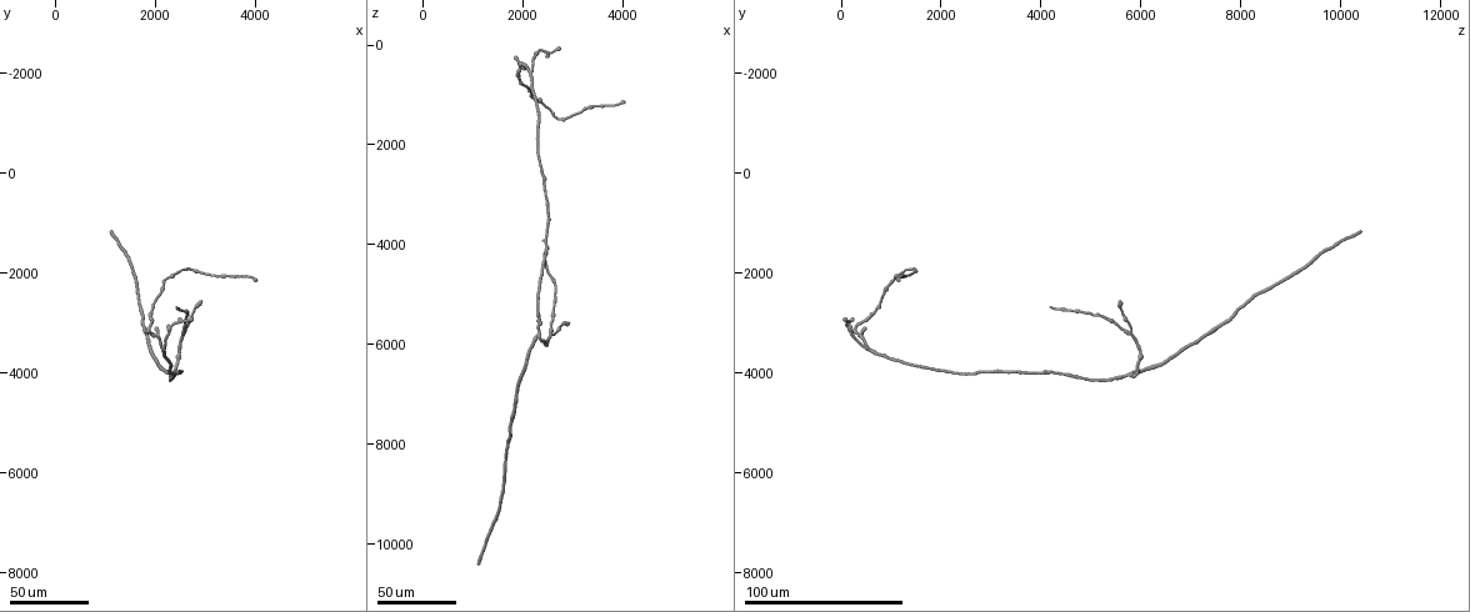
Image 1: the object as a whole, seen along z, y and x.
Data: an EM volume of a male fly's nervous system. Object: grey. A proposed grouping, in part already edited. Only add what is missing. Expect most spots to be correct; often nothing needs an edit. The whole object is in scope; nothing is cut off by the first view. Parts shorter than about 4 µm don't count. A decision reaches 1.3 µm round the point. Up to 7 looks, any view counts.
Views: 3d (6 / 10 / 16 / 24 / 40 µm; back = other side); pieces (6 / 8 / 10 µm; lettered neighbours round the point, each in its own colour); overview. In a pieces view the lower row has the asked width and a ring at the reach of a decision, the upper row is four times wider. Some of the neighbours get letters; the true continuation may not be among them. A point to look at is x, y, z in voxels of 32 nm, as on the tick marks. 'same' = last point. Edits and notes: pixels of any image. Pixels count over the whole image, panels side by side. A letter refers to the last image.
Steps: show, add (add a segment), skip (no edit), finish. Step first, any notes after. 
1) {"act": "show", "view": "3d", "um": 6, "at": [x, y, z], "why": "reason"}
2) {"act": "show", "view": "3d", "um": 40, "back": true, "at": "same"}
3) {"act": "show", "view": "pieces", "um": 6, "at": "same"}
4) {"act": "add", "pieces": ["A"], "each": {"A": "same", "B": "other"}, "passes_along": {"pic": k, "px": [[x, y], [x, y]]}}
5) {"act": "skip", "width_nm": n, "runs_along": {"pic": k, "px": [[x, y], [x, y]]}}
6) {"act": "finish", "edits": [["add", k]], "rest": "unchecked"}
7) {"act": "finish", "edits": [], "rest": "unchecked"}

{"act": "show", "view": "3d", "um": 40, "at": [2400, 2650, 4200], "why": "an open end"}

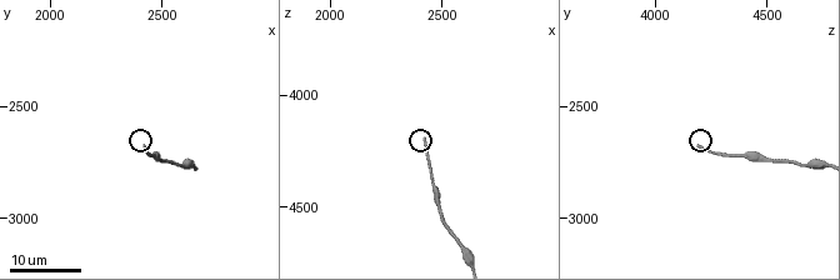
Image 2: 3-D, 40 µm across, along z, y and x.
{"act": "show", "view": "pieces", "um": 6, "at": [2420, 2690, 4200]}

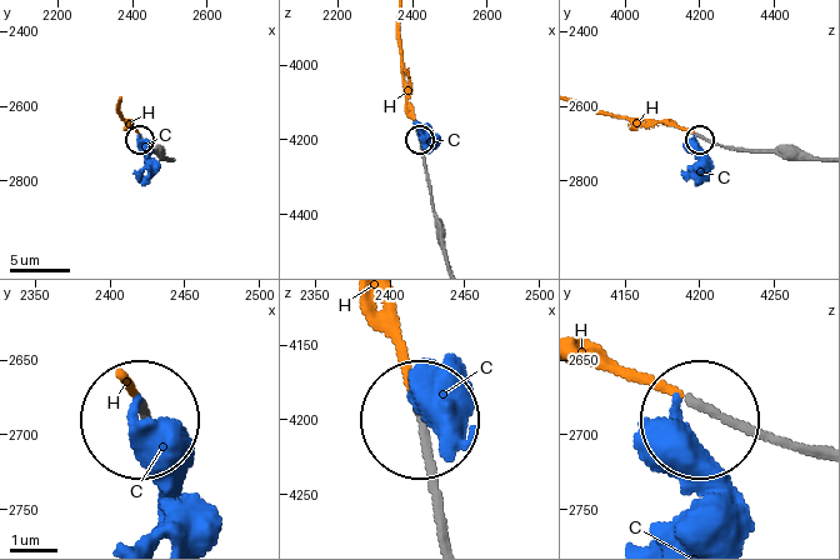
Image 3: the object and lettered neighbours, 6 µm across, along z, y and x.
{"act": "add", "pieces": ["H"], "each": {"C": "other", "H": "same"}, "passes_along": {"pic": 3, "px": [[444, 531], [388, 309]]}, "found": "the neuron continues"}

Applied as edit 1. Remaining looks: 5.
{"act": "show", "view": "3d", "um": 40, "at": [4050, 2100, 1150], "why": "end of a long branch"}

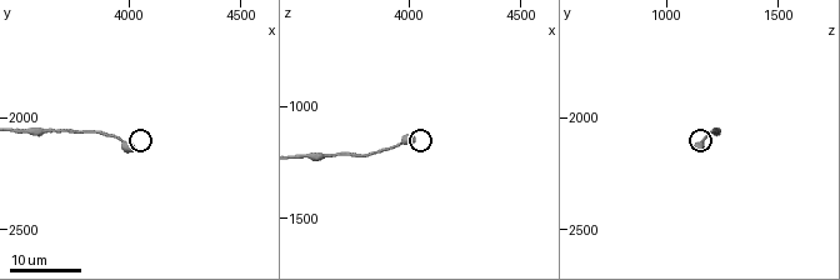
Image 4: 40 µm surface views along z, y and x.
{"act": "show", "view": "pieces", "um": 6, "at": [4010, 2140, 1140], "why": "what lies round it"}

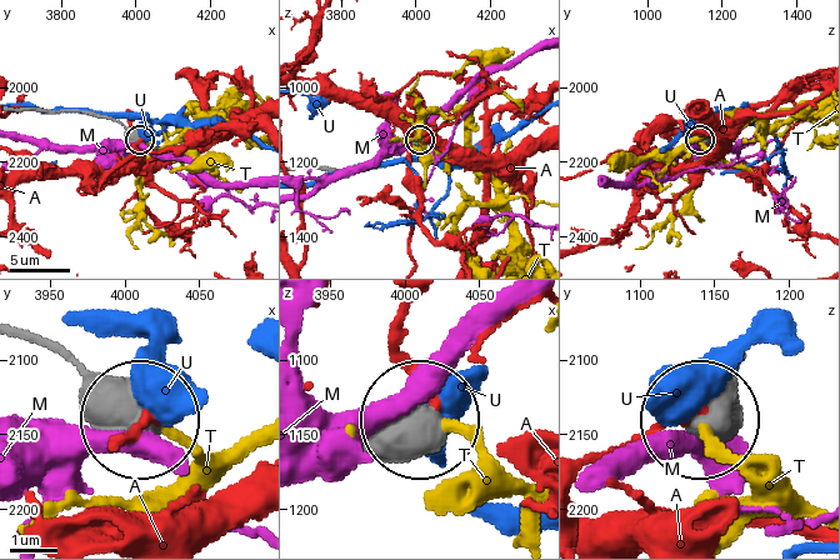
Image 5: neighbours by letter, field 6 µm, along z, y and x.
{"act": "skip", "each": {"A": "other", "M": "other", "T": "other", "U": "other"}, "found": "none of them fits"}

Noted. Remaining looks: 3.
{"act": "show", "view": "3d", "um": 24, "at": [2950, 2550, 5550], "why": "an open end"}

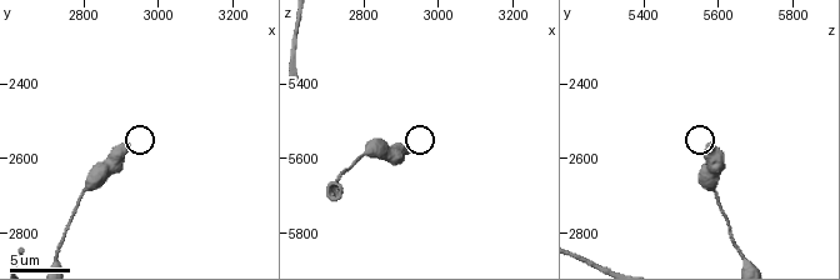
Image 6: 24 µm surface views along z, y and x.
{"act": "show", "view": "pieces", "um": 8, "at": [2910, 2570, 5570]}

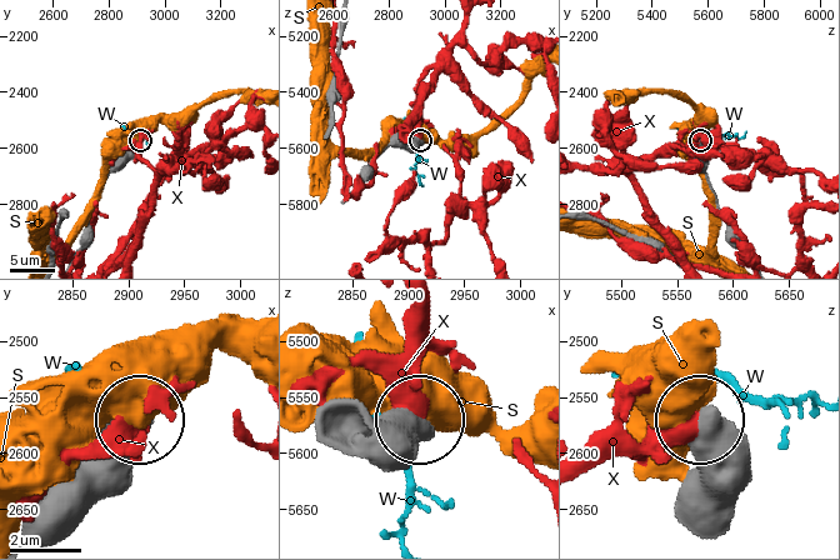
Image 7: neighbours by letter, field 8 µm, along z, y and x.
{"act": "skip", "each": {"S": "other", "W": "other", "X": "other"}, "found": "no lettered segment goes on from it"}

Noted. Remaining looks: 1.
{"act": "finish", "edits": [["add", 3]], "rest": "unchecked"}

